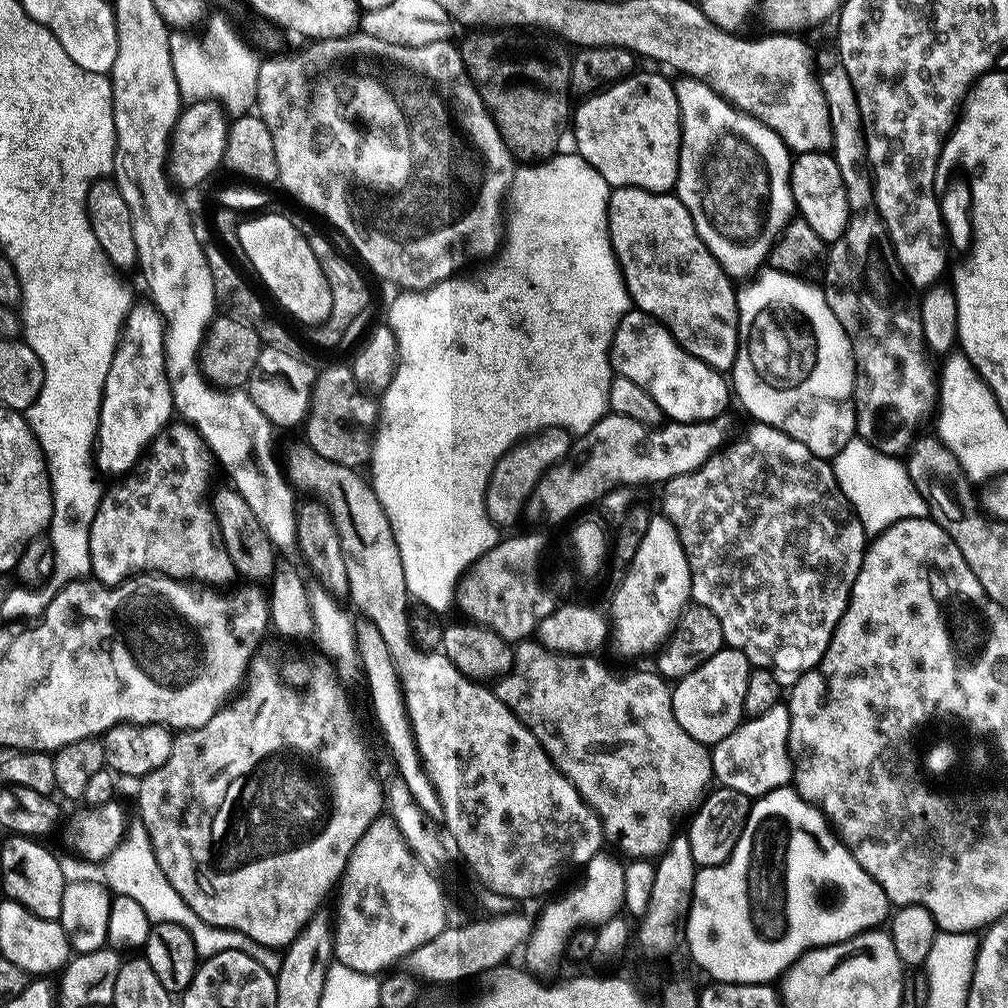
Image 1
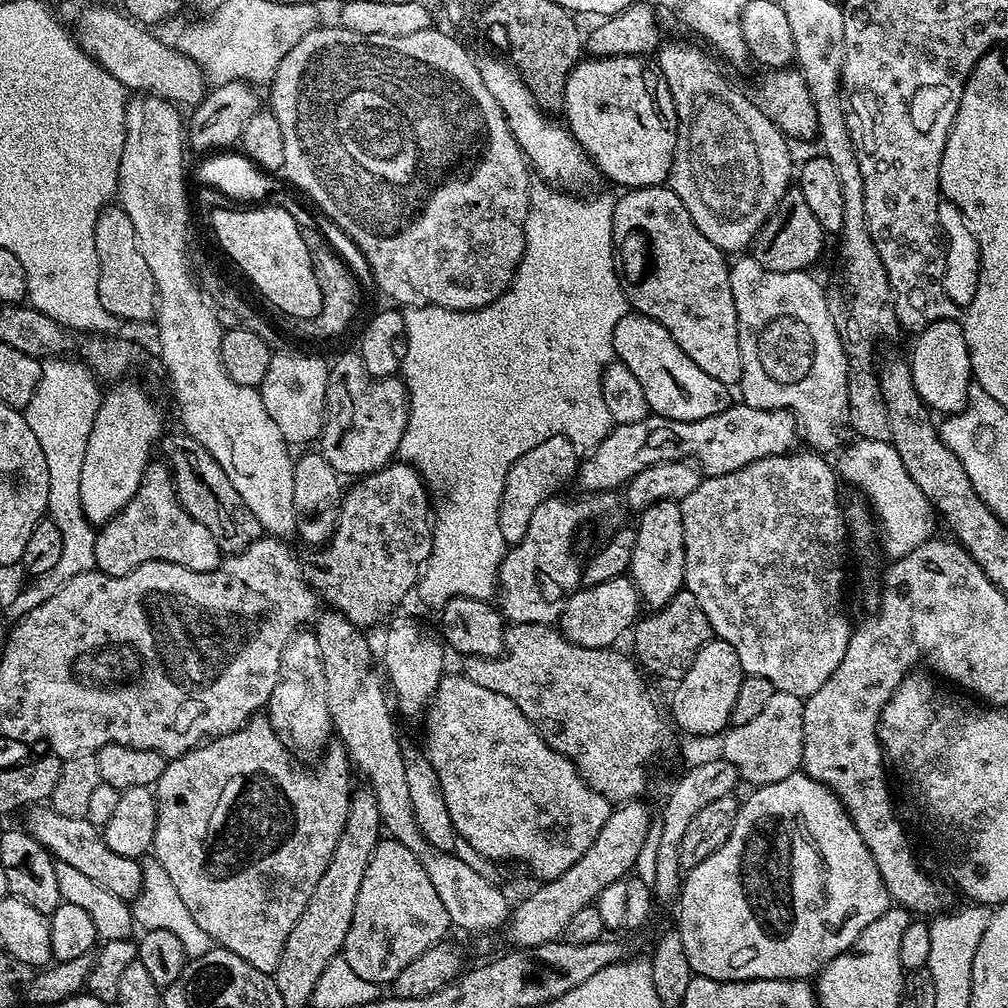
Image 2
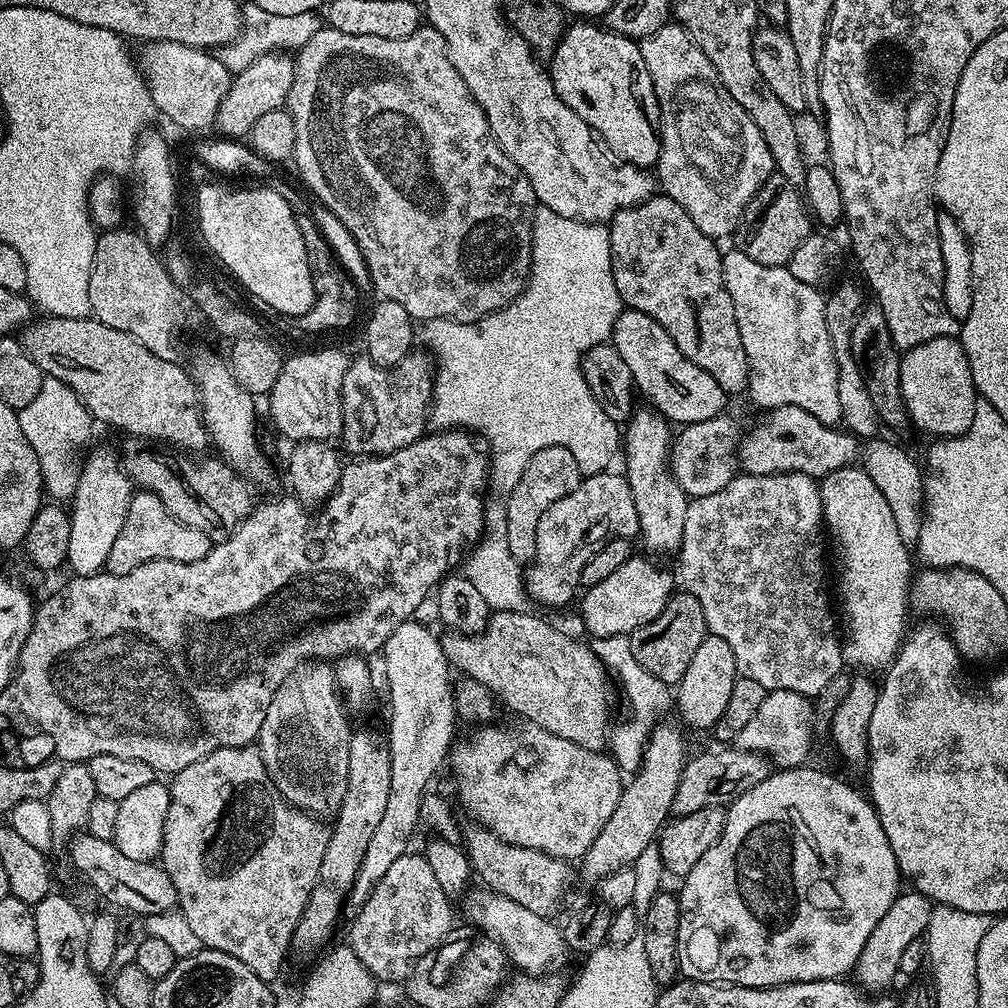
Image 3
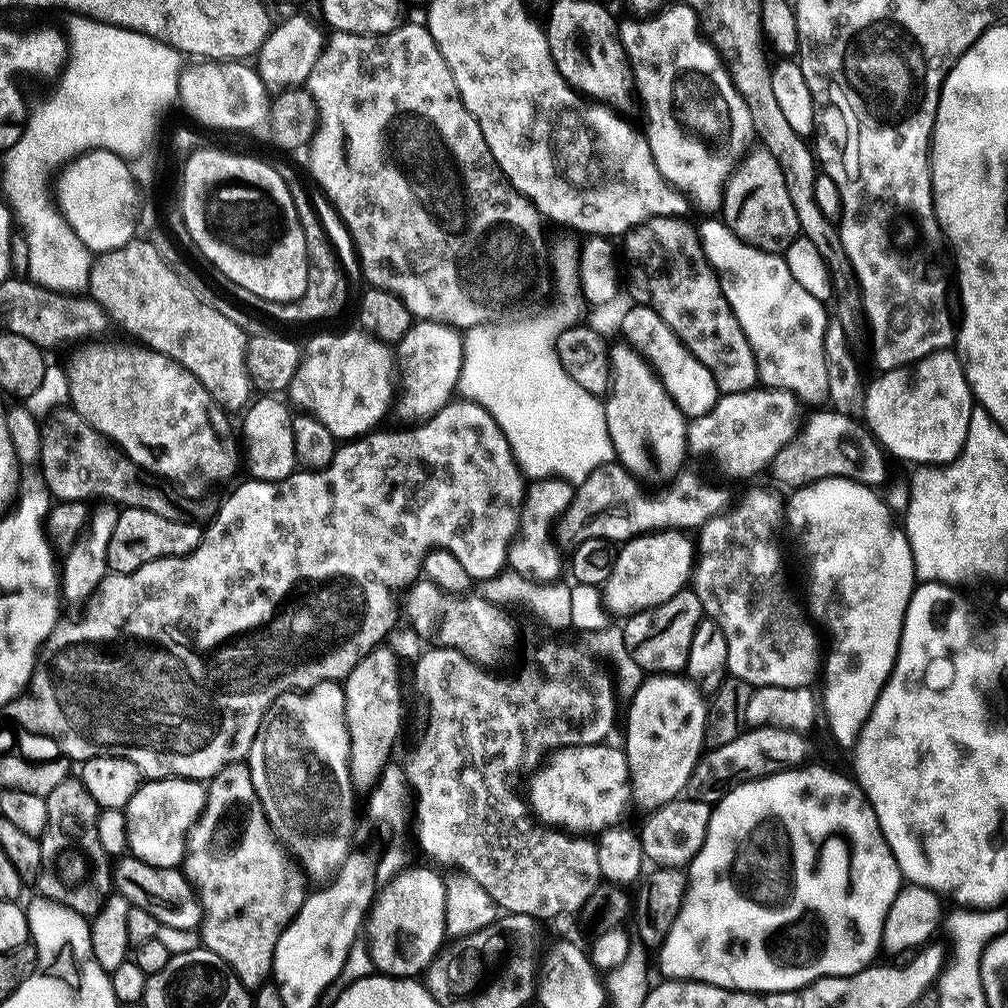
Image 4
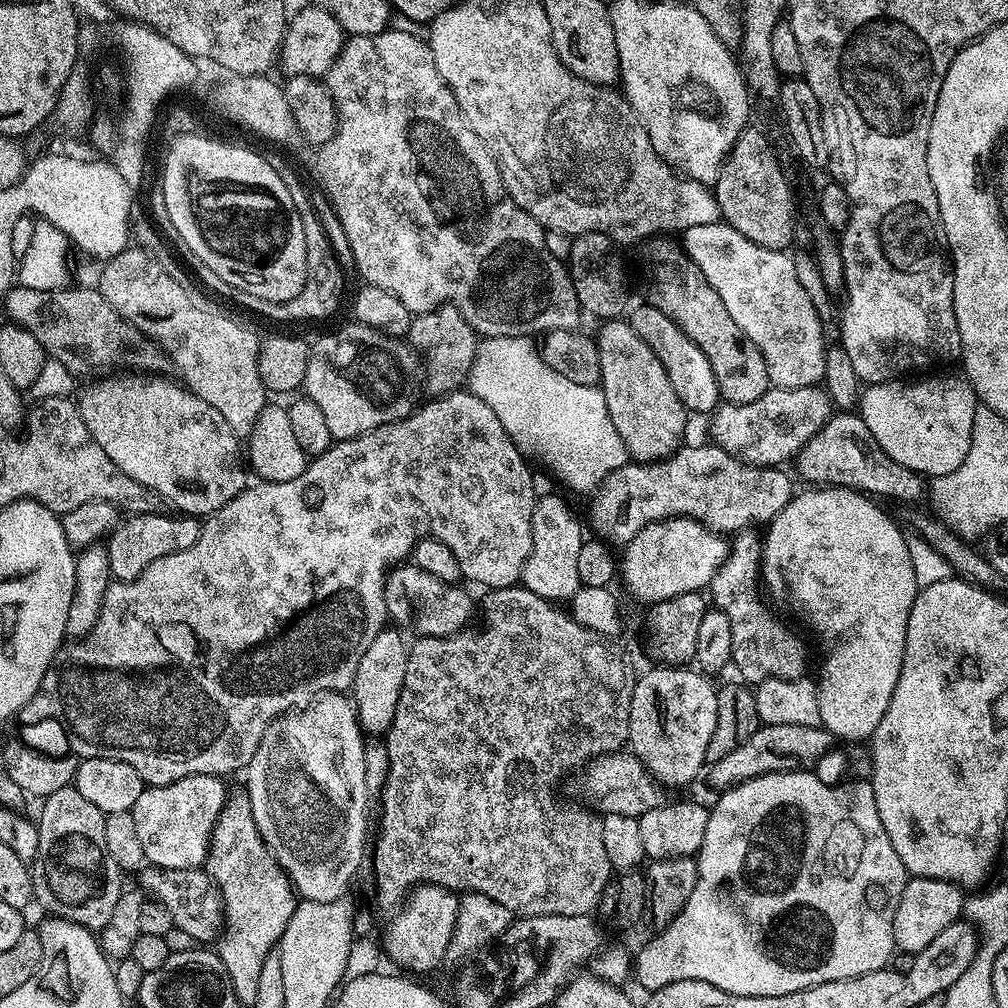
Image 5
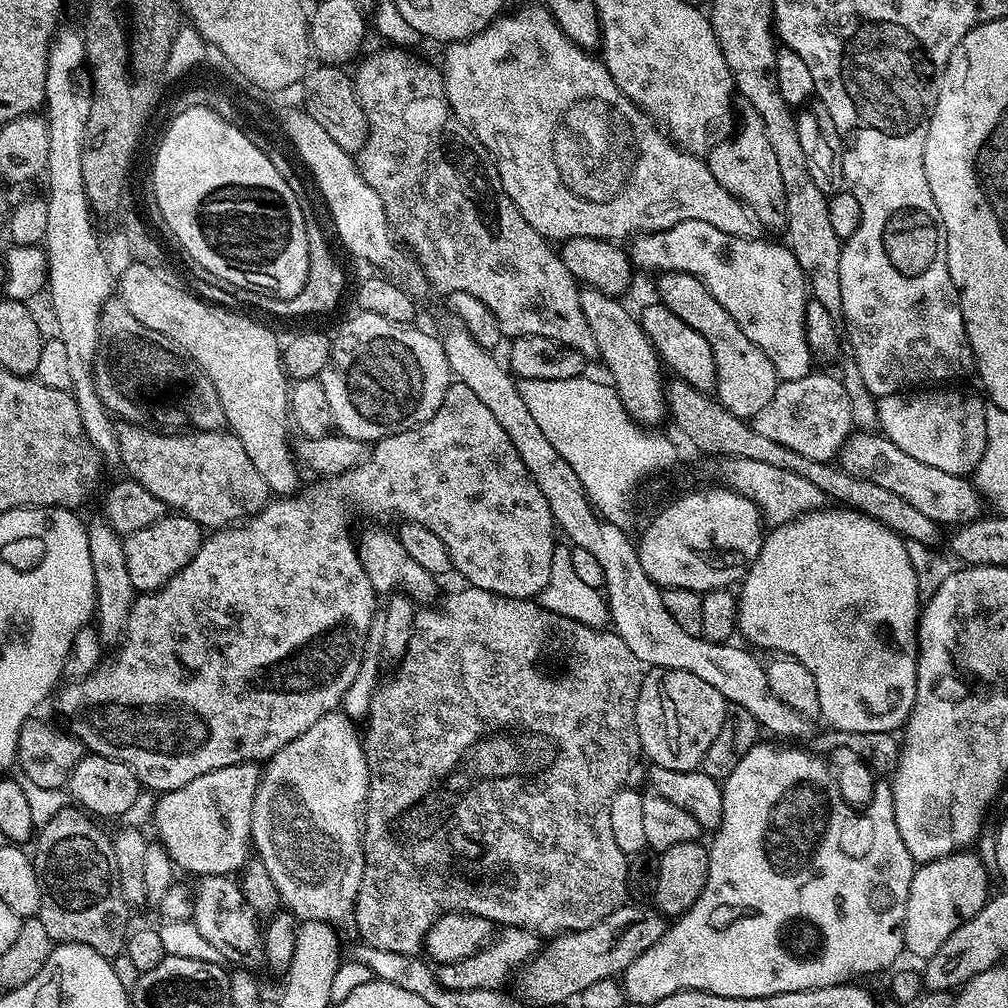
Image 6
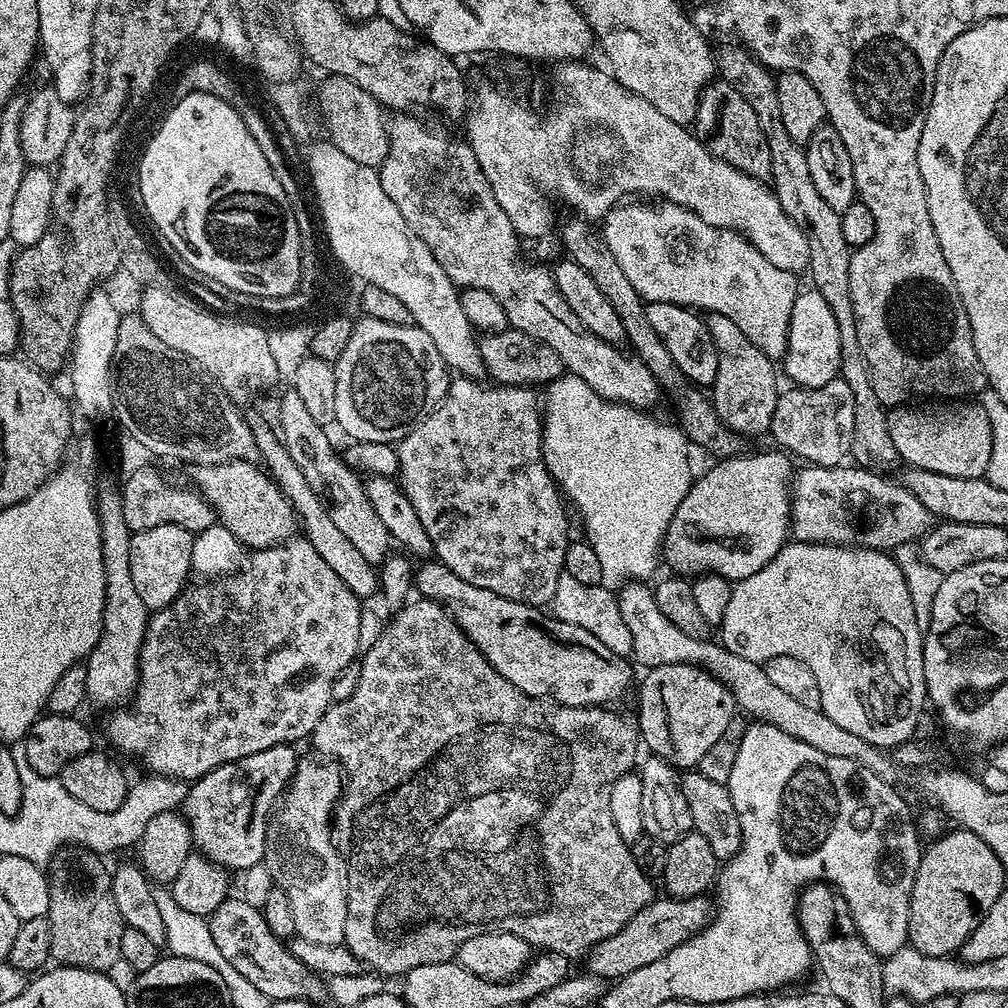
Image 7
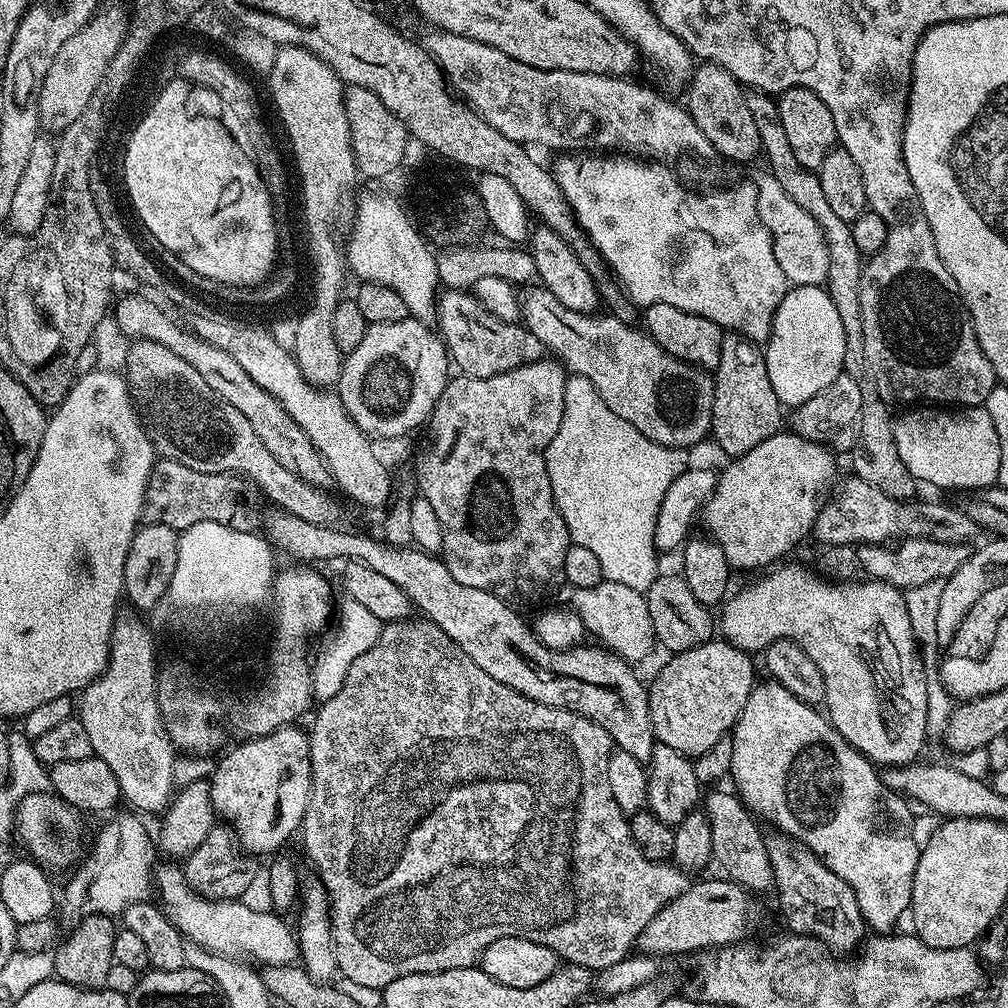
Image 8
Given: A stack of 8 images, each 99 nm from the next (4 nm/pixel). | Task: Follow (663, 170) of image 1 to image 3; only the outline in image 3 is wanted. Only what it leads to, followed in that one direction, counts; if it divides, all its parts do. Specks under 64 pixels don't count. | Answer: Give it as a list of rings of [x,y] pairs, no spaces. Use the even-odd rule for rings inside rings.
[[[596,22],[576,23],[580,24],[574,25],[573,28],[571,25],[560,37],[560,44],[550,57],[550,63],[552,63],[550,75],[558,98],[562,98],[562,102],[566,102],[566,106],[570,106],[570,110],[574,110],[578,118],[582,118],[582,122],[590,125],[593,133],[613,153],[616,151],[615,155],[621,161],[637,165],[645,170],[651,169],[660,157],[660,128],[658,127],[660,103],[650,74],[646,70],[646,62],[640,53],[639,43],[628,36],[610,32]]]

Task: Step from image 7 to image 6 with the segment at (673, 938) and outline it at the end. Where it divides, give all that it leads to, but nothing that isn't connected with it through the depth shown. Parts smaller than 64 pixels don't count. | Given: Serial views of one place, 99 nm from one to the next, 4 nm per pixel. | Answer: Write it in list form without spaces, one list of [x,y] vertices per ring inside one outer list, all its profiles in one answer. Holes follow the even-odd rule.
[[[636,902],[640,904],[625,903],[623,906],[616,908],[610,914],[606,914],[606,918],[602,918],[598,922],[594,922],[594,926],[590,926],[586,930],[578,930],[577,932],[566,932],[559,936],[553,936],[543,945],[542,951],[519,973],[520,976],[520,996],[521,1001],[529,1000],[532,1004],[560,1004],[563,1000],[579,997],[582,990],[586,990],[586,986],[594,986],[594,982],[608,980],[619,977],[630,966],[630,962],[634,962],[634,958],[638,958],[638,954],[642,954],[646,950],[650,950],[650,946],[654,946],[654,942],[658,942],[658,938],[662,938],[666,927],[666,918],[655,907],[644,905],[644,902]]]

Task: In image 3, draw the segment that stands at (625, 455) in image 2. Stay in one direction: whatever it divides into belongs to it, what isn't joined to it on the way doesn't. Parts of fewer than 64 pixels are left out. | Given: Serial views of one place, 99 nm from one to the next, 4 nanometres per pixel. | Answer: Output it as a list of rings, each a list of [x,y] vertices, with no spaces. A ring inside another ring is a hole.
[[[784,404],[767,413],[768,420],[743,433],[738,449],[738,464],[747,475],[765,476],[779,472],[801,472],[813,478],[823,478],[831,472],[847,469],[858,460],[857,437],[847,430],[818,422],[814,414],[798,406]]]

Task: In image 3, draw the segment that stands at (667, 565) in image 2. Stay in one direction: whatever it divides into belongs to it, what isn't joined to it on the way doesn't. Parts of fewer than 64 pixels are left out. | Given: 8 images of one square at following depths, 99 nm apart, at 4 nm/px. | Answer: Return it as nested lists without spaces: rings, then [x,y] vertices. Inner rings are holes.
[[[633,411],[626,427],[622,432],[622,456],[628,467],[626,479],[640,523],[639,535],[644,536],[644,544],[652,552],[679,553],[682,534],[686,526],[686,510],[690,499],[678,486],[672,477],[670,467],[670,435],[668,436],[669,421],[659,412]]]

